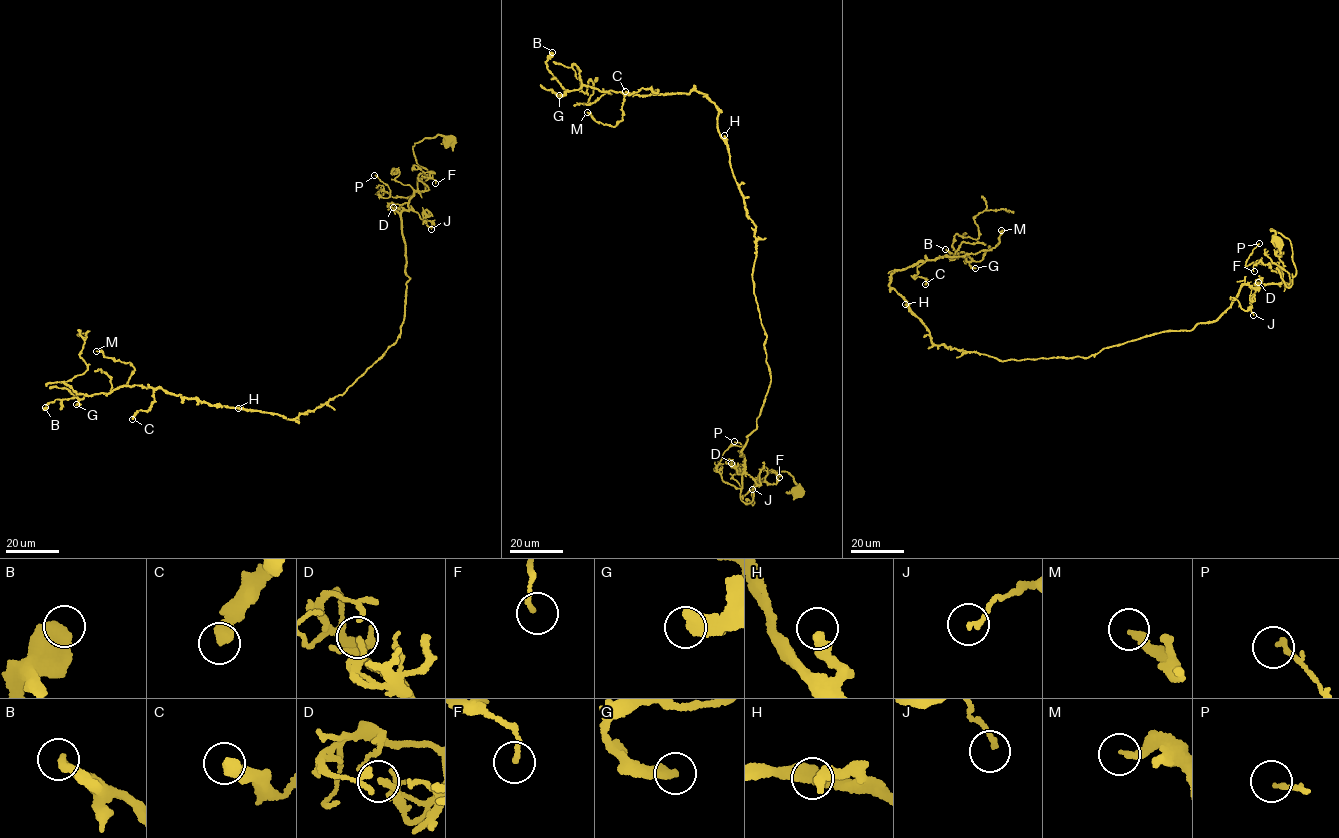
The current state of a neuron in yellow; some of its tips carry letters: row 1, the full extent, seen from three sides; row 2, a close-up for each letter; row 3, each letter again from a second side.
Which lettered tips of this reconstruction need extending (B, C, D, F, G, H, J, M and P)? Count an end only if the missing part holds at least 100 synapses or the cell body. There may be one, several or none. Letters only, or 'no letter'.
no letter

